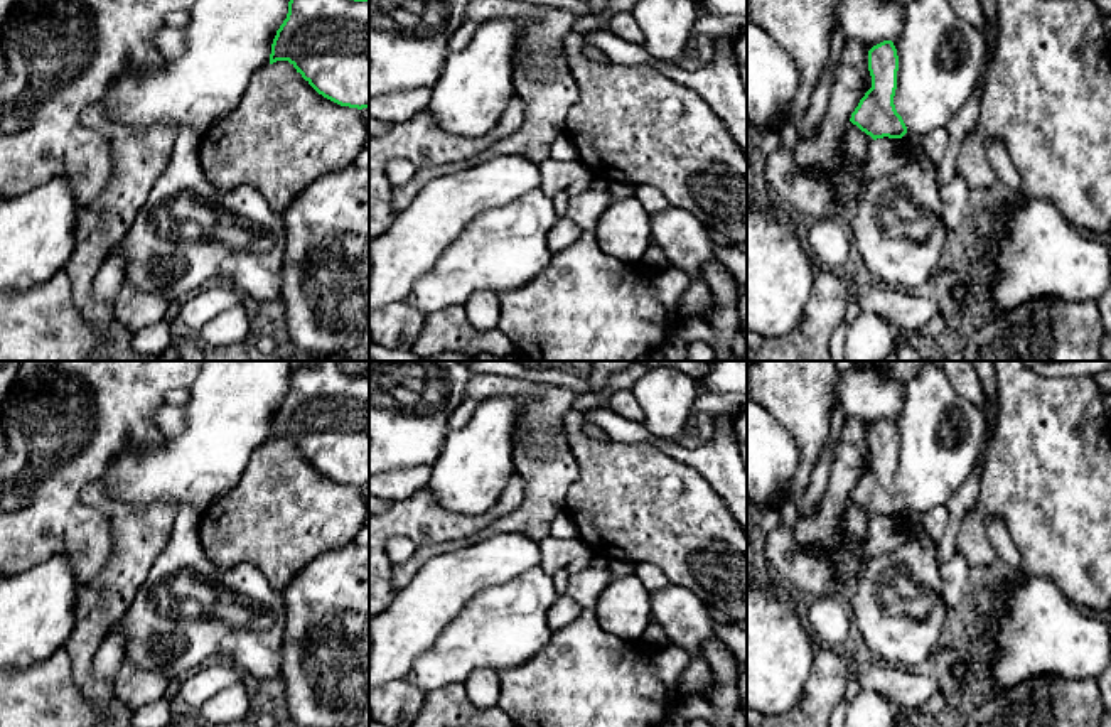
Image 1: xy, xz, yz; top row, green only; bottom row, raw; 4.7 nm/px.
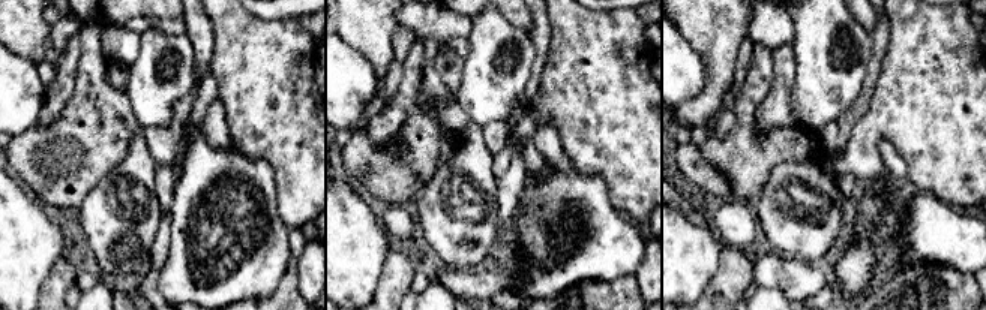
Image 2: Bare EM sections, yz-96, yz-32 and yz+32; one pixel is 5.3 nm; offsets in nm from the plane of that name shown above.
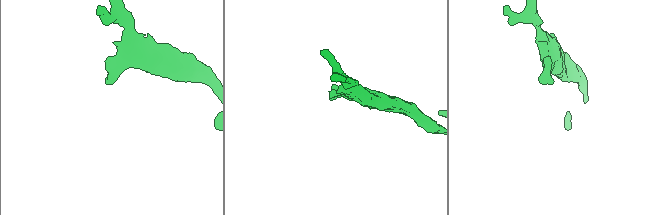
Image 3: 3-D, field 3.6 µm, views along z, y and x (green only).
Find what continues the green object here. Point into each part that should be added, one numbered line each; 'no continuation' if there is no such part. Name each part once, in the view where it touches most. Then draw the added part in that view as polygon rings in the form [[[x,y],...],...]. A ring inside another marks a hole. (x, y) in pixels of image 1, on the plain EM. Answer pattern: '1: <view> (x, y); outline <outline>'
no continuation

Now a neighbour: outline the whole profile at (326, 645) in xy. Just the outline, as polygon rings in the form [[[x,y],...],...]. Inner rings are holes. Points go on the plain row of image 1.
[[[349,543],[317,555],[282,597],[287,626],[280,715],[297,727],[369,727],[369,548]]]

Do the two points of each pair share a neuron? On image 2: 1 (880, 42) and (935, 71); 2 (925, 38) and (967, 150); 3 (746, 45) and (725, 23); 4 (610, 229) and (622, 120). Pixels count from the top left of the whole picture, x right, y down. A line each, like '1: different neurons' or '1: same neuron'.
1: different neurons
2: same neuron
3: different neurons
4: different neurons

